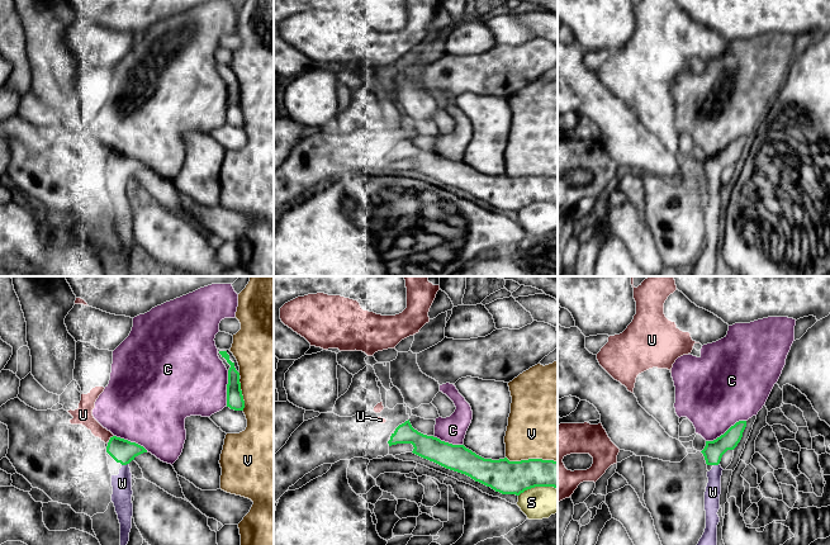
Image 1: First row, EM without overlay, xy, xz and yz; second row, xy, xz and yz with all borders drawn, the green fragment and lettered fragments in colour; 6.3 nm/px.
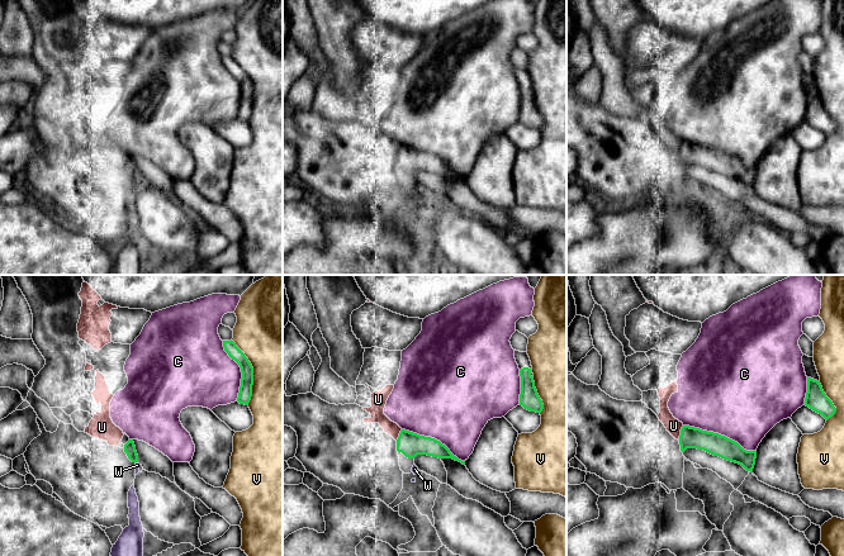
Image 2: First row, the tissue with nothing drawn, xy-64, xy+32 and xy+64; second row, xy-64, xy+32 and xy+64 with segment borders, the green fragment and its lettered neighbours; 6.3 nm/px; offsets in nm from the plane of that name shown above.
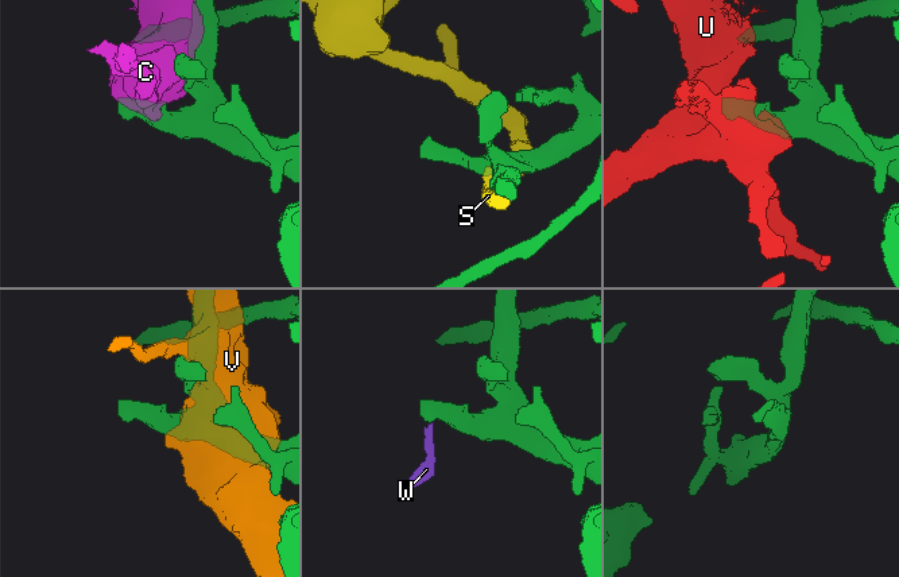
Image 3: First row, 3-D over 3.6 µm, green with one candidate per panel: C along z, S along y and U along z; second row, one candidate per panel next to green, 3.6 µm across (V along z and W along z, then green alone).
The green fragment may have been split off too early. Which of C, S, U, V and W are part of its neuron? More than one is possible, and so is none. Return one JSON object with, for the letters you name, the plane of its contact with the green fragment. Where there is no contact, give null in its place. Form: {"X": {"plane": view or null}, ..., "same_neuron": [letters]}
{"W": {"plane": "xy"}, "same_neuron": ["W"]}

